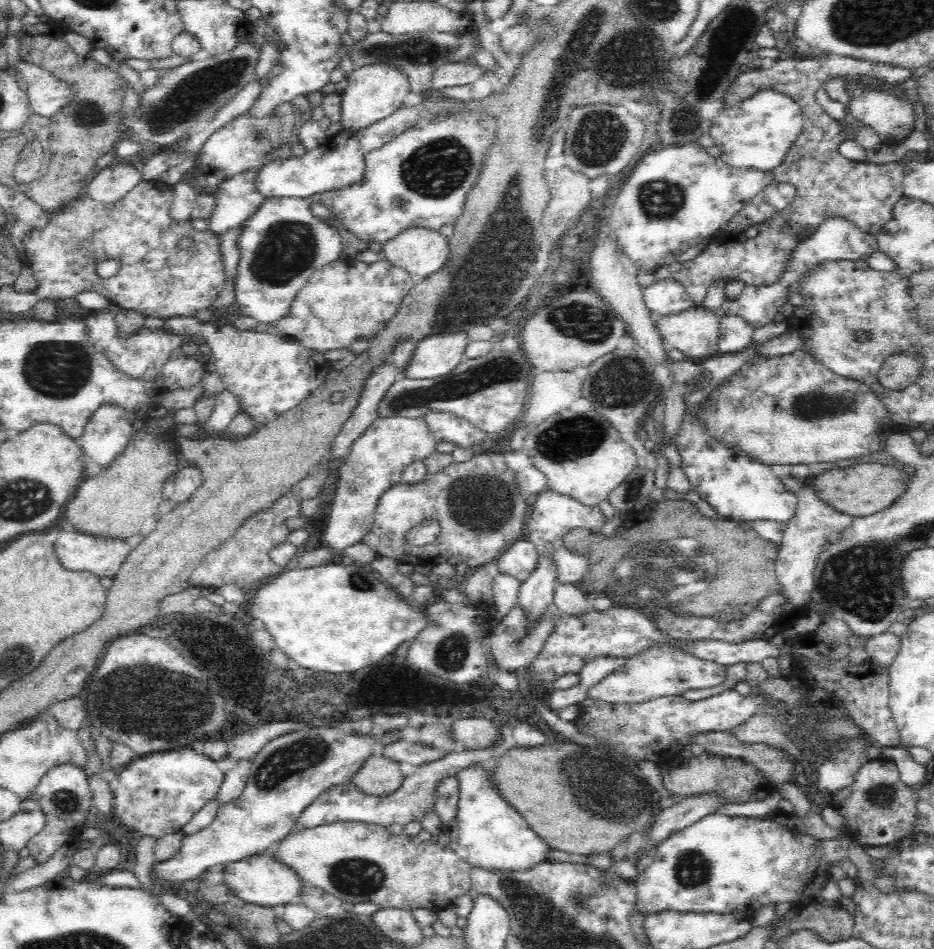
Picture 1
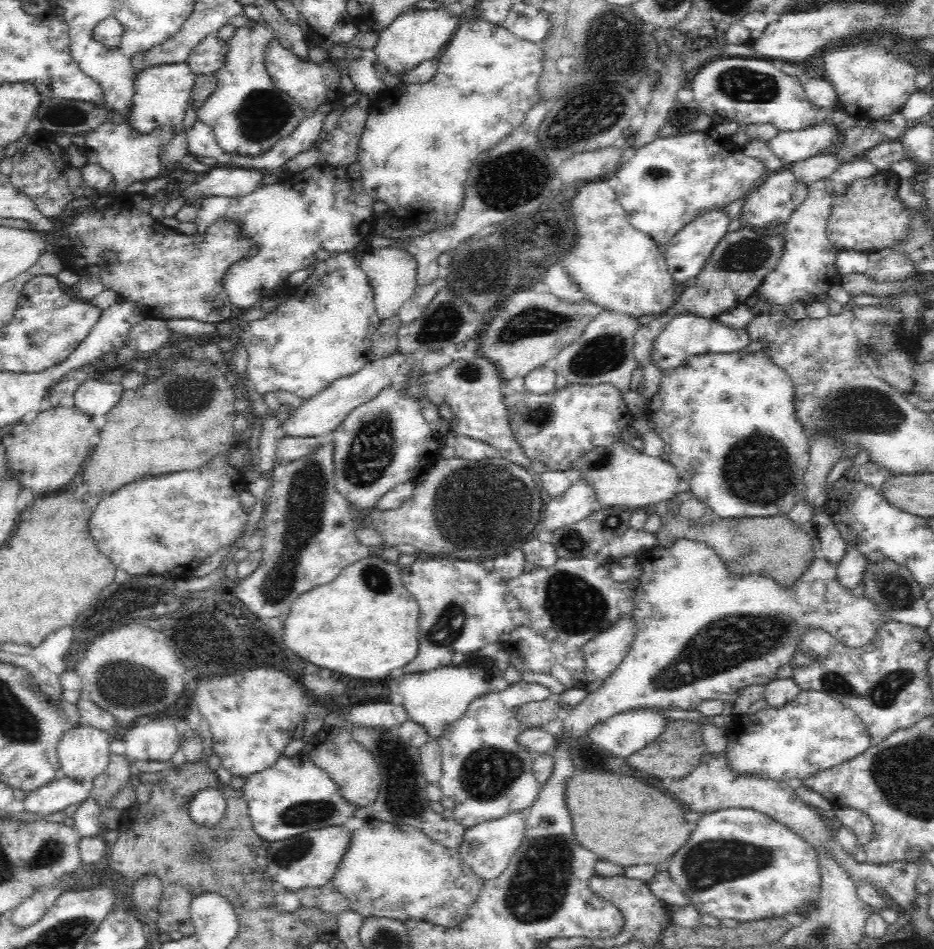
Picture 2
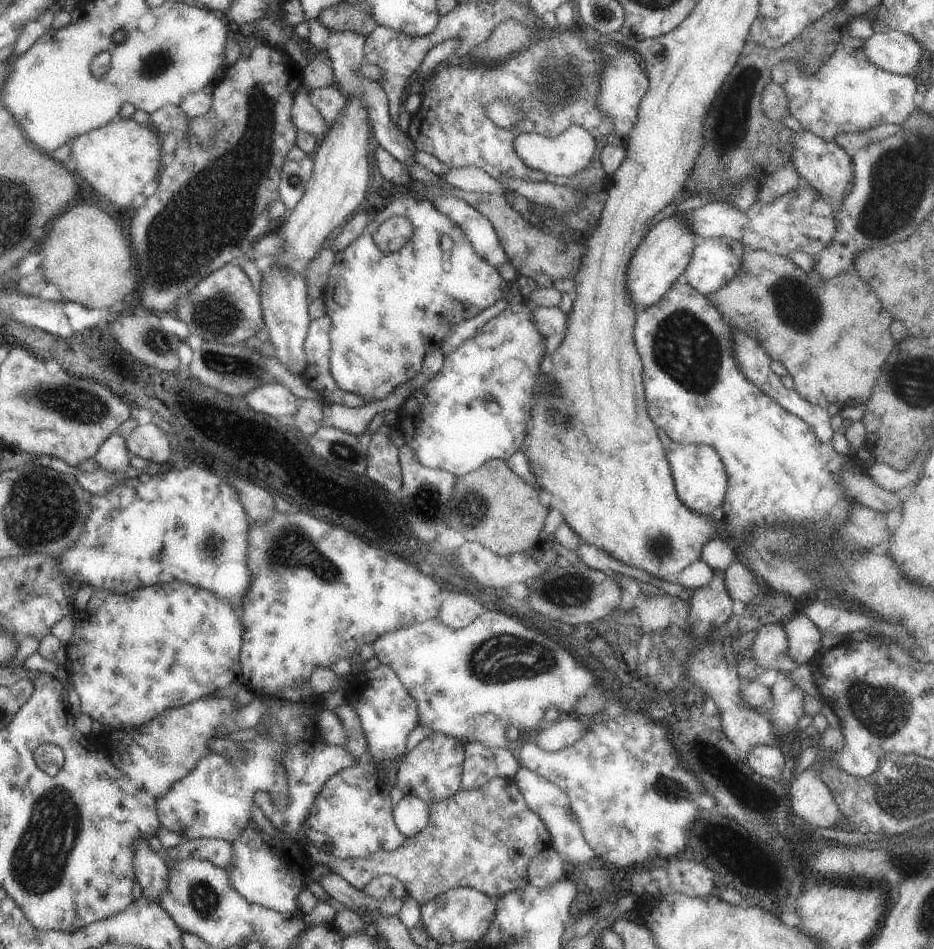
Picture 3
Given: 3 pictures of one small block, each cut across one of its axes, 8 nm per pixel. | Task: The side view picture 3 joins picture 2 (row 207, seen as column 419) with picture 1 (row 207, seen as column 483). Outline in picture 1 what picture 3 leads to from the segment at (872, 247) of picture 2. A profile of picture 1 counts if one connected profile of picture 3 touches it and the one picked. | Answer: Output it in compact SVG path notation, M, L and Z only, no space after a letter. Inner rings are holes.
M775 90L778 94L783 94L791 98L798 106L803 118L800 134L795 142L790 146L782 162L769 171L771 182L774 184L789 184L795 188L795 197L779 213L773 214L770 219L759 224L757 236L746 237L743 232L728 232L716 238L708 240L706 248L700 251L694 258L688 260L674 260L670 264L660 266L652 272L655 282L671 280L676 282L687 294L688 300L693 307L700 307L707 293L708 285L716 279L724 279L728 282L732 279L740 279L747 285L772 286L782 278L788 262L792 260L792 254L796 246L804 240L808 240L820 228L822 222L830 218L845 218L852 222L854 226L865 233L876 236L882 230L886 222L892 218L892 212L898 200L903 197L901 182L906 170L906 164L900 161L889 163L874 163L872 161L854 162L844 158L840 154L839 147L842 142L850 138L847 118L834 119L821 108L817 101L816 92L818 90Z

